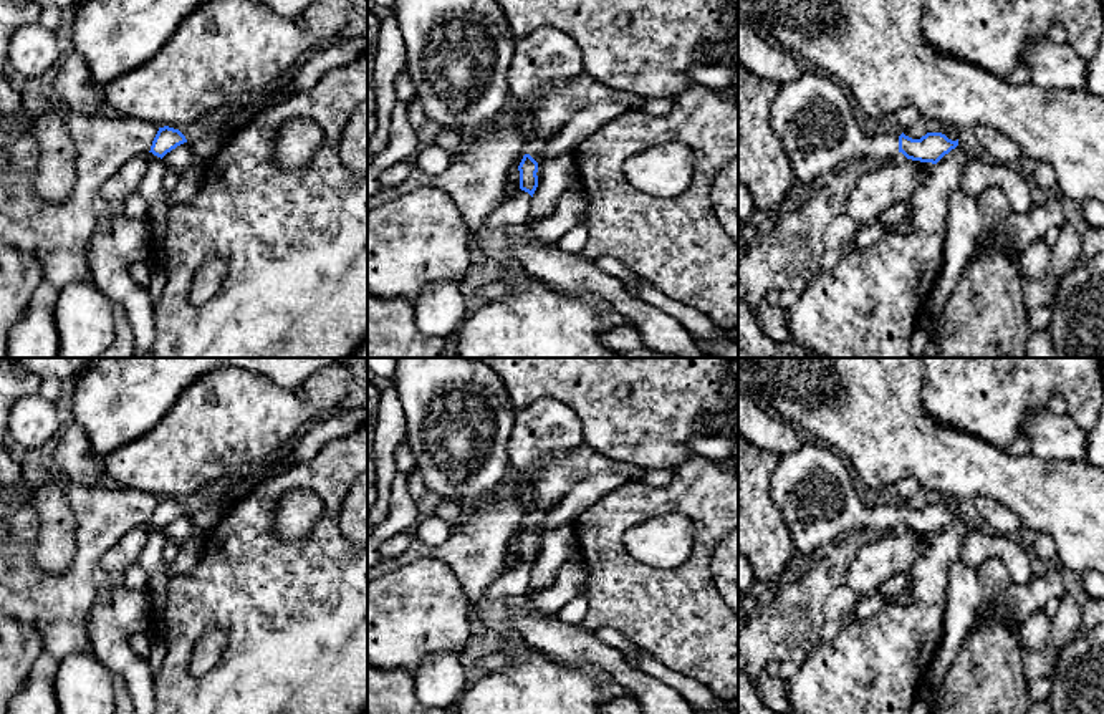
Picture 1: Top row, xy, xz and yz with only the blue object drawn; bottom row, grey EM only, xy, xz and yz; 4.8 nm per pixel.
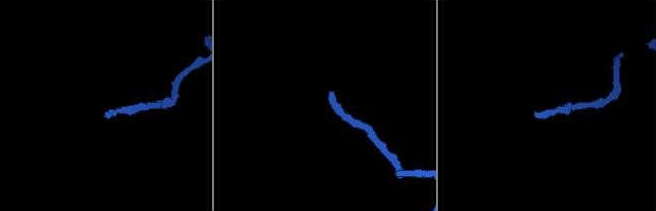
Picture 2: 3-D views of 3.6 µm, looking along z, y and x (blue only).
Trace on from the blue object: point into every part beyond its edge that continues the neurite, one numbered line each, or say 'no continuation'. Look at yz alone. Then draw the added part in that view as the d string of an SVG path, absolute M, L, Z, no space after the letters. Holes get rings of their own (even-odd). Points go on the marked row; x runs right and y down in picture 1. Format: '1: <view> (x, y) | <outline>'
1: yz (811, 116) | M823 71L803 73L783 83L770 109L770 124L780 139L793 177L801 186L818 182L854 159L889 161L899 152L899 136L867 136L854 118L842 86Z

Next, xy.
no continuation

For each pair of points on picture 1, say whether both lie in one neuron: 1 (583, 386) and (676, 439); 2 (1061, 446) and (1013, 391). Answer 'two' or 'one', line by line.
1: one
2: two

